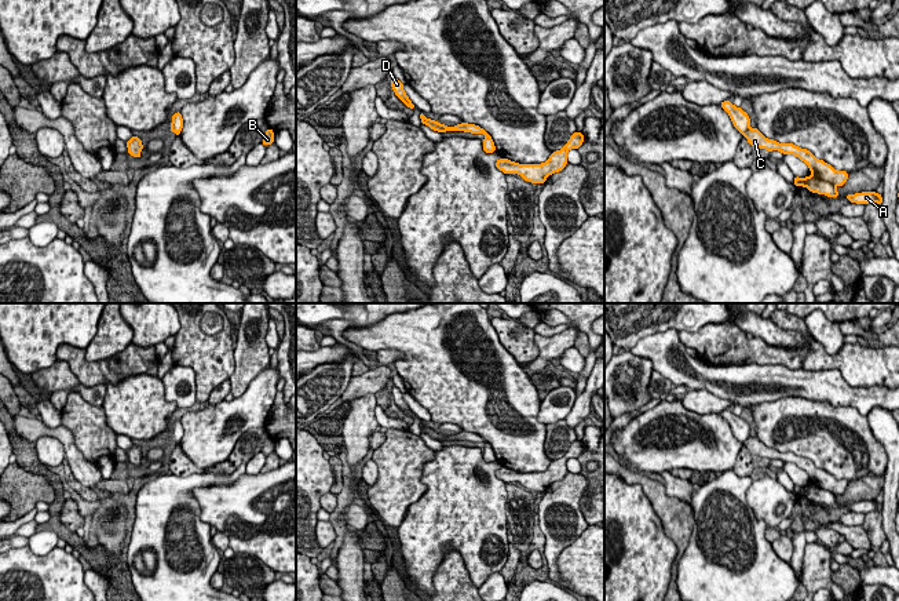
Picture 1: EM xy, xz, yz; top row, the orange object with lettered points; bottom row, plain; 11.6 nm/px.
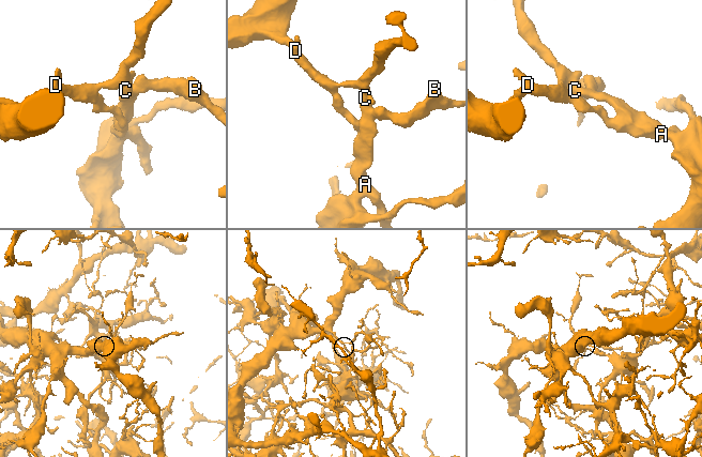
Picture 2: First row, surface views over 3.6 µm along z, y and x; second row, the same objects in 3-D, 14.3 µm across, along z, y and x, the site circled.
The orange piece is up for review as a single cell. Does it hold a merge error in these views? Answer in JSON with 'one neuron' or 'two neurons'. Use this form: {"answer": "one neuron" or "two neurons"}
{"answer": "two neurons"}

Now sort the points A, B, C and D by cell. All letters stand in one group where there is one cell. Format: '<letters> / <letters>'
A D / B C

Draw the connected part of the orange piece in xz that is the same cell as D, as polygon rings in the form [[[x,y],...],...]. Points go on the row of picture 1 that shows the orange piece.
[[[392,77],[390,84],[391,84],[395,95],[398,96],[398,99],[401,99],[409,109],[416,108],[412,103],[412,101],[409,99],[409,96],[406,95],[406,92],[403,91],[403,84],[396,77]]]

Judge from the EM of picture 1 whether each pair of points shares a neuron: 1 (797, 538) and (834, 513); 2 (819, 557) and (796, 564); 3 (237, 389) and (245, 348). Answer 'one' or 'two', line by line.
1: two
2: two
3: one

